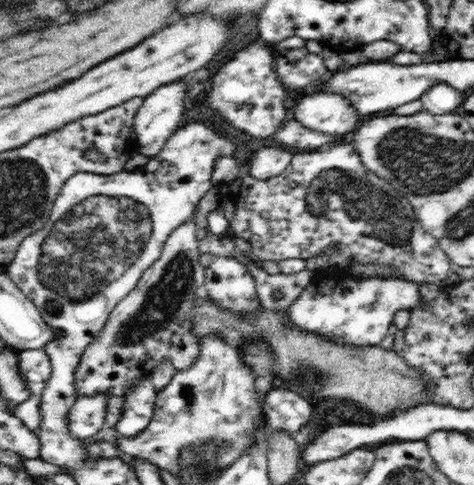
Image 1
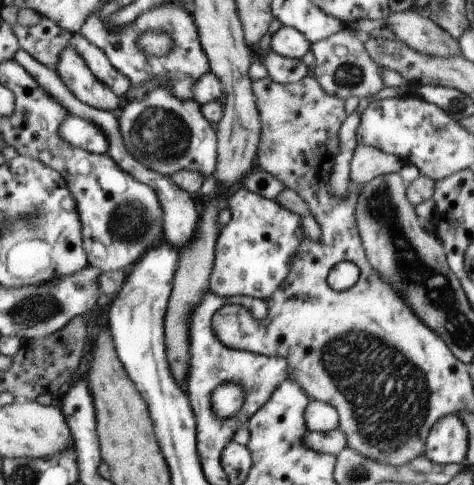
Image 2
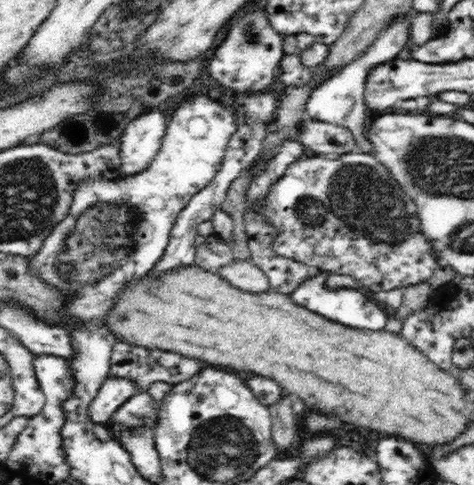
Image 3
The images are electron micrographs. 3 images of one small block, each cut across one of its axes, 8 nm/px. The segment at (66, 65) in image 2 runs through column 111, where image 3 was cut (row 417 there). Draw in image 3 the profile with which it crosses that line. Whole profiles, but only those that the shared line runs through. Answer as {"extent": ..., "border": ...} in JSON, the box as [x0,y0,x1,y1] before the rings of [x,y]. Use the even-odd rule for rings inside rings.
{"extent":[88,376,140,424],"border":[[[116,376],[108,378],[100,386],[98,396],[88,406],[92,422],[94,424],[112,424],[114,412],[136,394],[140,394],[140,386],[134,378],[116,378]]]}

